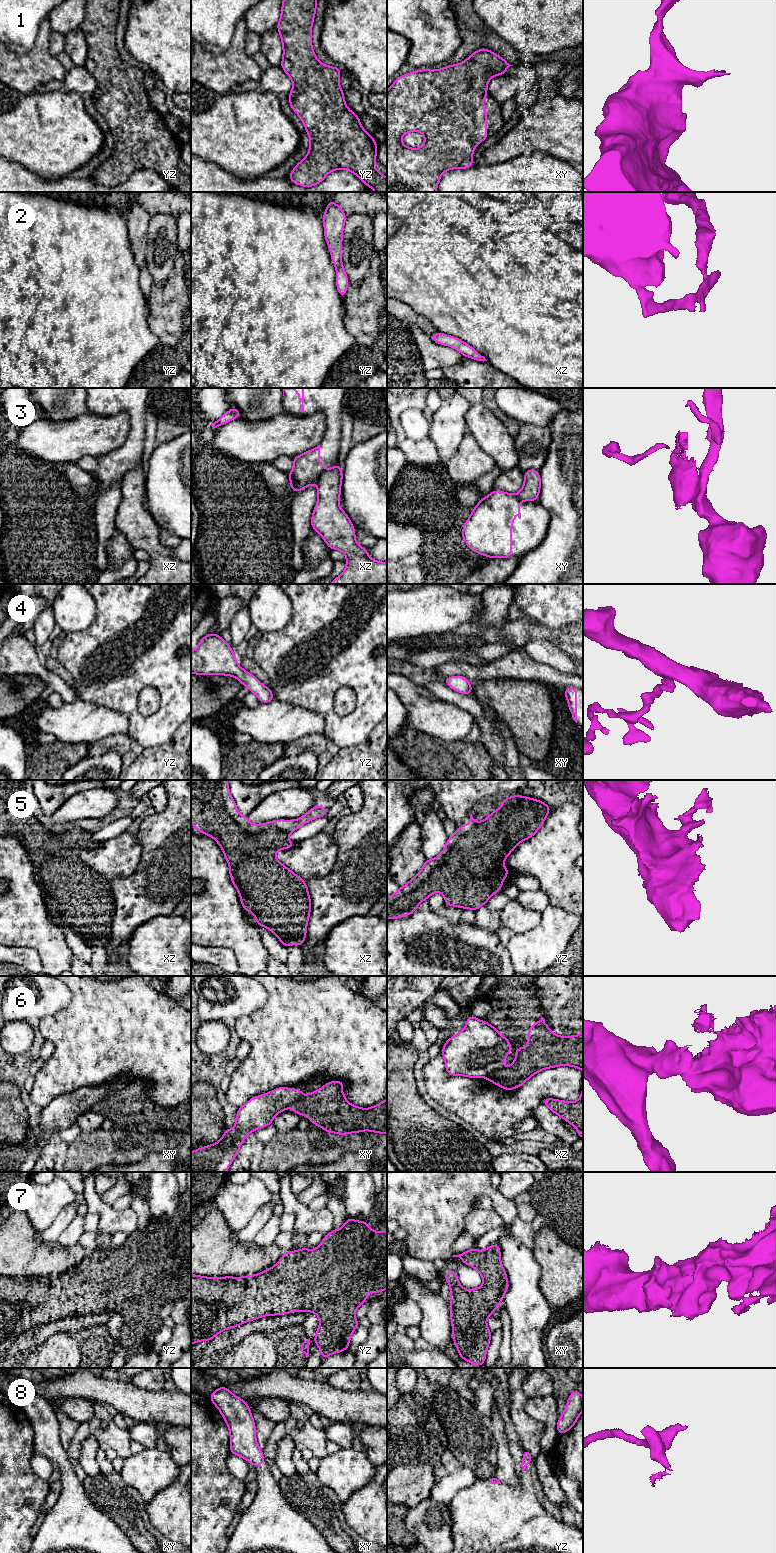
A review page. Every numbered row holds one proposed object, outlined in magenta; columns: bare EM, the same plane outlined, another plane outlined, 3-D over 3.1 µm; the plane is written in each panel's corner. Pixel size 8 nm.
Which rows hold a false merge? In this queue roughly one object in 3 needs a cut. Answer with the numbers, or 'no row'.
3, 6

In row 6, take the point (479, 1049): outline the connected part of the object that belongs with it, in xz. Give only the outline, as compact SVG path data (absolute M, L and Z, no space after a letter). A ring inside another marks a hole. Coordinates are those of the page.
M471 1014L465 1028L446 1041L442 1047L442 1056L448 1075L487 1078L491 1072L502 1068L510 1050L511 1042L507 1038L487 1021L479 1020Z

